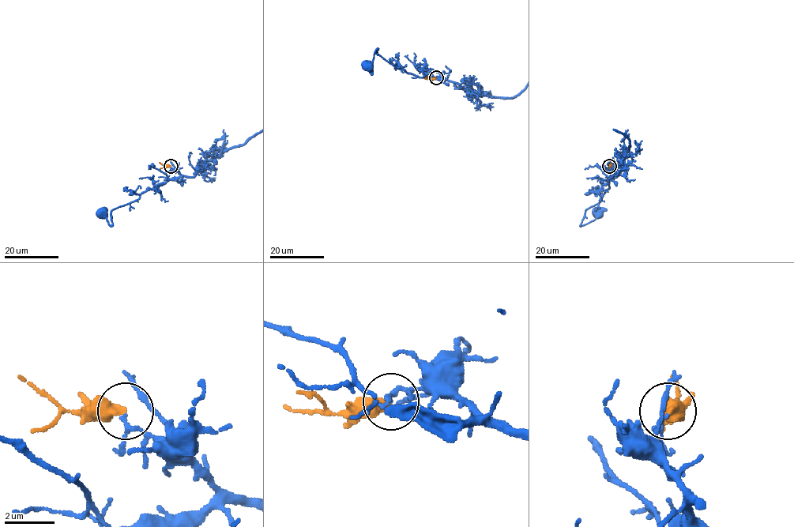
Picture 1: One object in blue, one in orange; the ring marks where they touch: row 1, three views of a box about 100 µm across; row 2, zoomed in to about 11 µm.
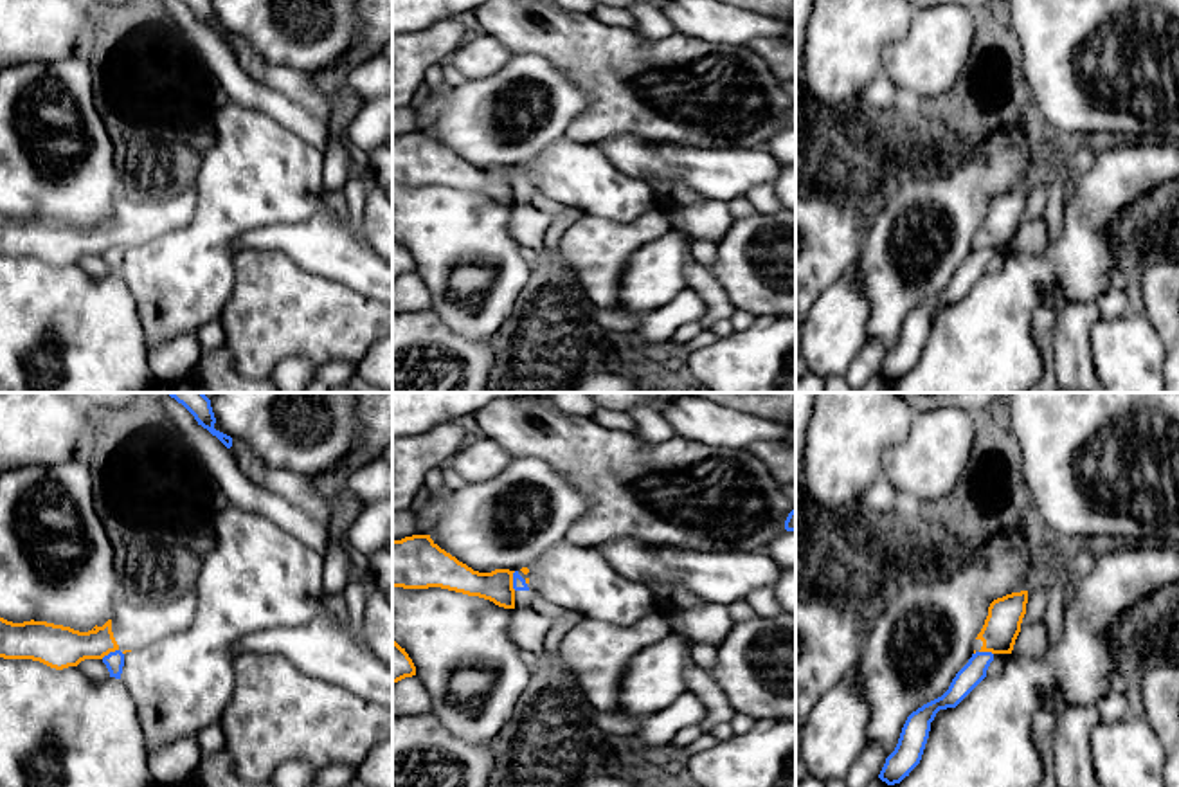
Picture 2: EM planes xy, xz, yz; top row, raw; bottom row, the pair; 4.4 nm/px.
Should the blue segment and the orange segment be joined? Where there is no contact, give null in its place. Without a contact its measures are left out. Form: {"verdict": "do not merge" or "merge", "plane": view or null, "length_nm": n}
{"verdict": "do not merge", "plane": "xz", "length_nm": 90}

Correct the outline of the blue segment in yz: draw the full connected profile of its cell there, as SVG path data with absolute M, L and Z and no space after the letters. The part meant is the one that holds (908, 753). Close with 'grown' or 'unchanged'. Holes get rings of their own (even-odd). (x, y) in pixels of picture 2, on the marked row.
M976 652L968 663L956 674L949 690L913 711L900 733L895 751L886 758L886 764L878 774L887 785L900 783L909 773L920 764L931 722L940 710L956 708L985 677L990 663L994 661L992 652Z; unchanged

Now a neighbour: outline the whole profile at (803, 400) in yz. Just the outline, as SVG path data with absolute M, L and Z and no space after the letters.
M796 393L796 459L801 457L806 443L806 429L814 414L815 393Z

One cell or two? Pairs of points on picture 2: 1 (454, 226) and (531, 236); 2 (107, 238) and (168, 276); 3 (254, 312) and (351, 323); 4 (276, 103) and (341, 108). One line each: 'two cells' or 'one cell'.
1: two cells
2: two cells
3: one cell
4: two cells

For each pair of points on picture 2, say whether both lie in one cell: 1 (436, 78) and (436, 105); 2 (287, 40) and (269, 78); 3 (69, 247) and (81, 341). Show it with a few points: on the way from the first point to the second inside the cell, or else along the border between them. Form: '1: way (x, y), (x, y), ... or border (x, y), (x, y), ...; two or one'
1: way (436, 85), (436, 98); one
2: border (242, 38), (267, 60), (308, 74); two
3: border (29, 254), (56, 265), (76, 263); two

